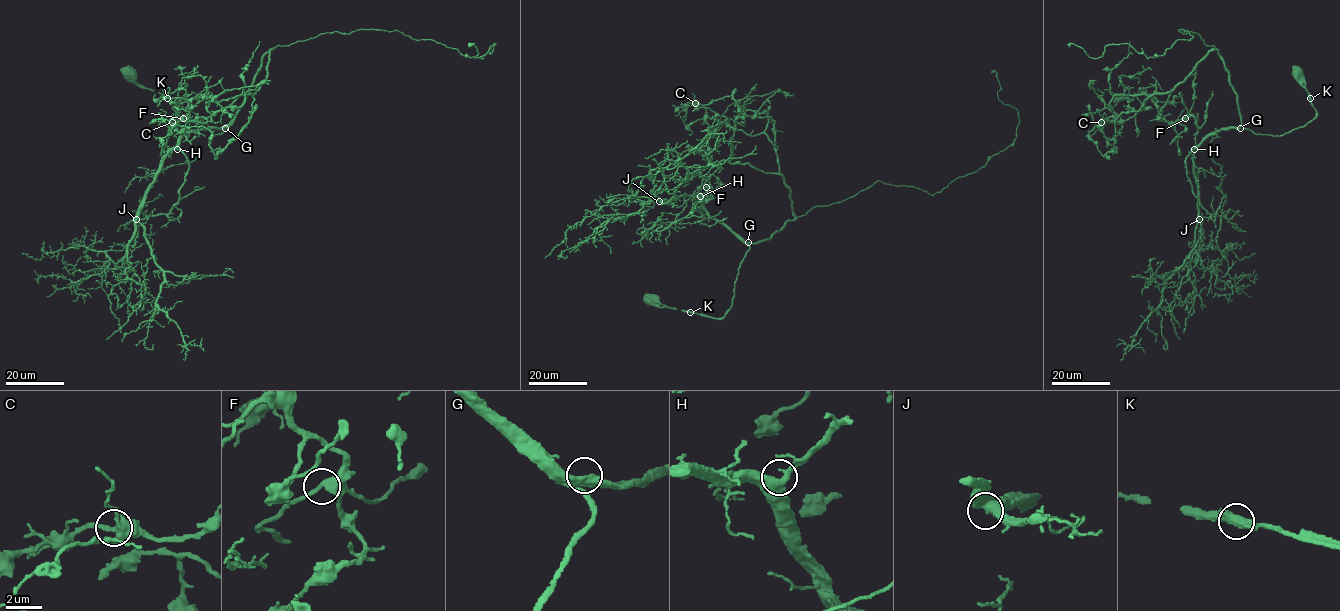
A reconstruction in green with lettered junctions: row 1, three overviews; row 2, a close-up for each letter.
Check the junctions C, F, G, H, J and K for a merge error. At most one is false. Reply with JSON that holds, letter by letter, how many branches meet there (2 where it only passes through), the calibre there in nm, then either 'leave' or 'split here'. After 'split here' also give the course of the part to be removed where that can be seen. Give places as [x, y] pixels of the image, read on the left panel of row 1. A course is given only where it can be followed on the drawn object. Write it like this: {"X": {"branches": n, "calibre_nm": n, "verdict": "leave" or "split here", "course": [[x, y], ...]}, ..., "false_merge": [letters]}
{"C": {"branches": 2, "calibre_nm": 260, "verdict": "leave"}, "F": {"branches": 2, "calibre_nm": 440, "verdict": "leave"}, "G": {"branches": 3, "calibre_nm": 400, "verdict": "leave"}, "H": {"branches": 2, "calibre_nm": 550, "verdict": "leave"}, "J": {"branches": 3, "calibre_nm": 500, "verdict": "leave"}, "K": {"branches": 2, "calibre_nm": 500, "verdict": "leave"}, "false_merge": []}

